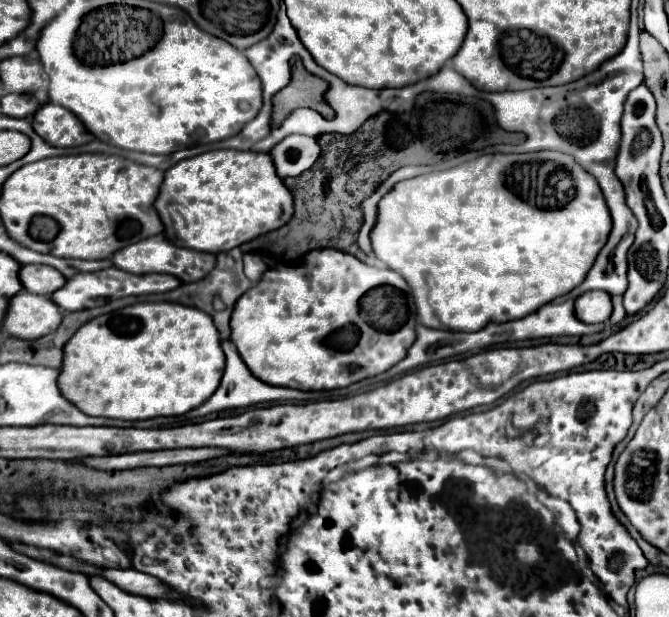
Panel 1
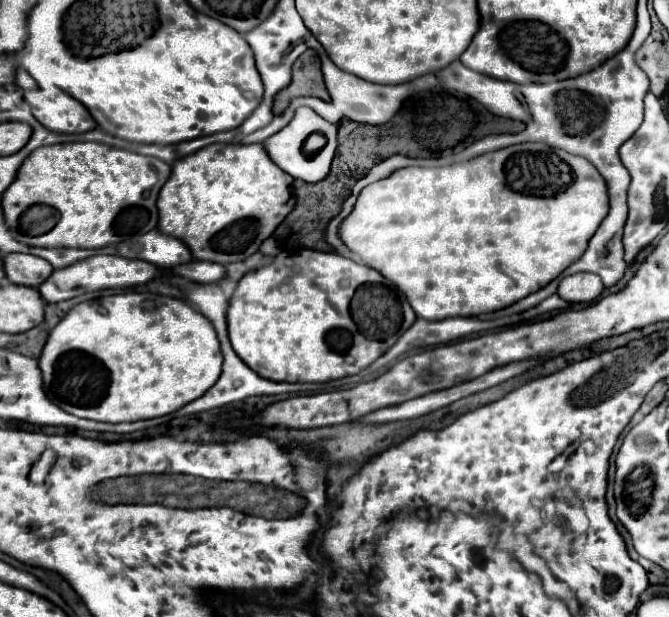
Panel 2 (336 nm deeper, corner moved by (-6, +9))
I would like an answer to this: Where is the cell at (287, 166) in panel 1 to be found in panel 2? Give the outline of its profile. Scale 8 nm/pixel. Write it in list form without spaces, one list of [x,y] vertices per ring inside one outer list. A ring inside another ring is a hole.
[[[302,106],[296,110],[296,116],[290,120],[288,126],[284,126],[280,132],[276,132],[274,136],[270,136],[264,142],[264,148],[268,152],[268,156],[284,170],[288,172],[292,178],[300,178],[304,182],[318,182],[322,180],[332,164],[334,158],[334,150],[336,150],[336,126],[326,122],[322,116],[318,116],[314,110]],[[312,134],[320,134],[324,136],[324,144],[320,148],[312,148],[308,144]]]

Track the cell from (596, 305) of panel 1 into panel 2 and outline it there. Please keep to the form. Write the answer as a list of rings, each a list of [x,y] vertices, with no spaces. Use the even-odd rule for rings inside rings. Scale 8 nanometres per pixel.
[[[582,272],[582,274],[574,274],[574,276],[566,276],[560,286],[558,286],[558,294],[560,298],[568,300],[568,302],[592,302],[596,300],[604,290],[604,284],[600,280],[600,276]]]

